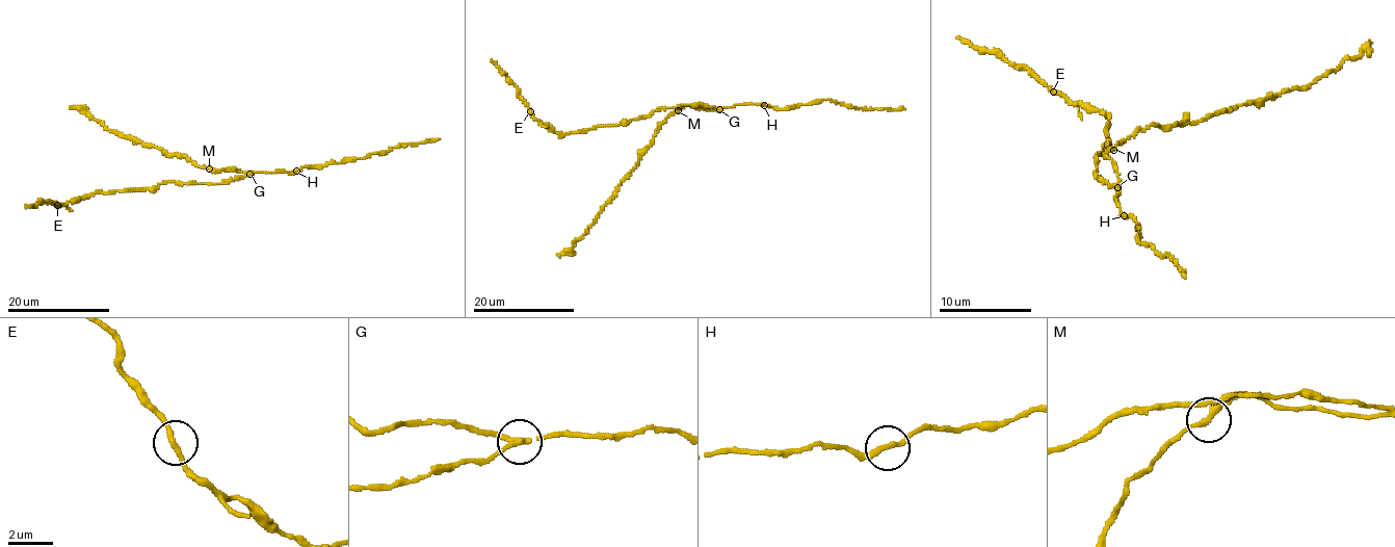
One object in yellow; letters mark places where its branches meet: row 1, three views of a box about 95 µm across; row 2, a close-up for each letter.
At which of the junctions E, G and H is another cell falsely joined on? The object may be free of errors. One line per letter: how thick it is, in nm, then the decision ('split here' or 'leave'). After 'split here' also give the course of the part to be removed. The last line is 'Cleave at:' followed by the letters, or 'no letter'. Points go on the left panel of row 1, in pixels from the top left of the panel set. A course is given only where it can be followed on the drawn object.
E: 240 nm | leave
G: 190 nm | split here | (249, 174), (214, 171), (186, 156), (163, 153), (161, 149), (123, 136), (89, 114), (71, 106)
H: 220 nm | leave
Cleave at: G

